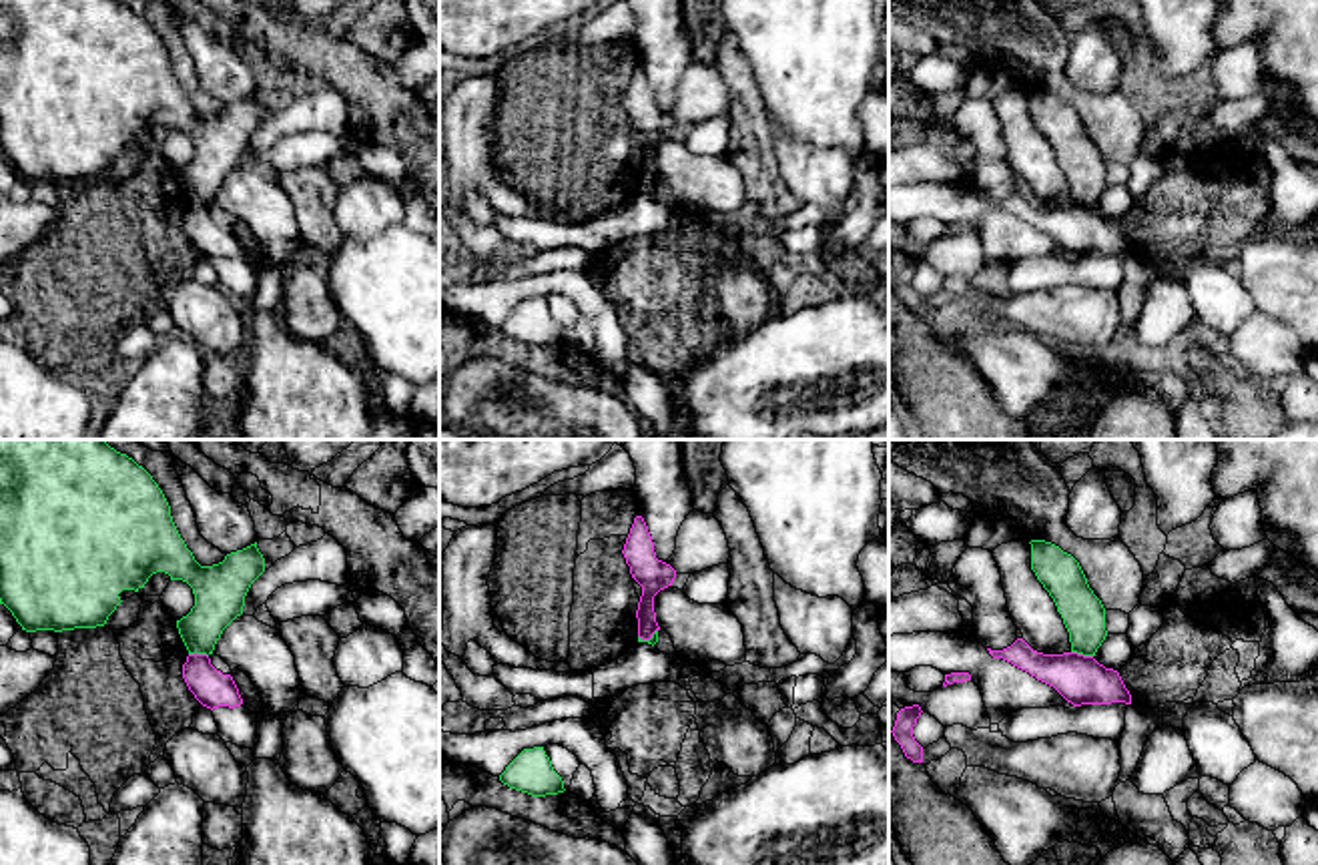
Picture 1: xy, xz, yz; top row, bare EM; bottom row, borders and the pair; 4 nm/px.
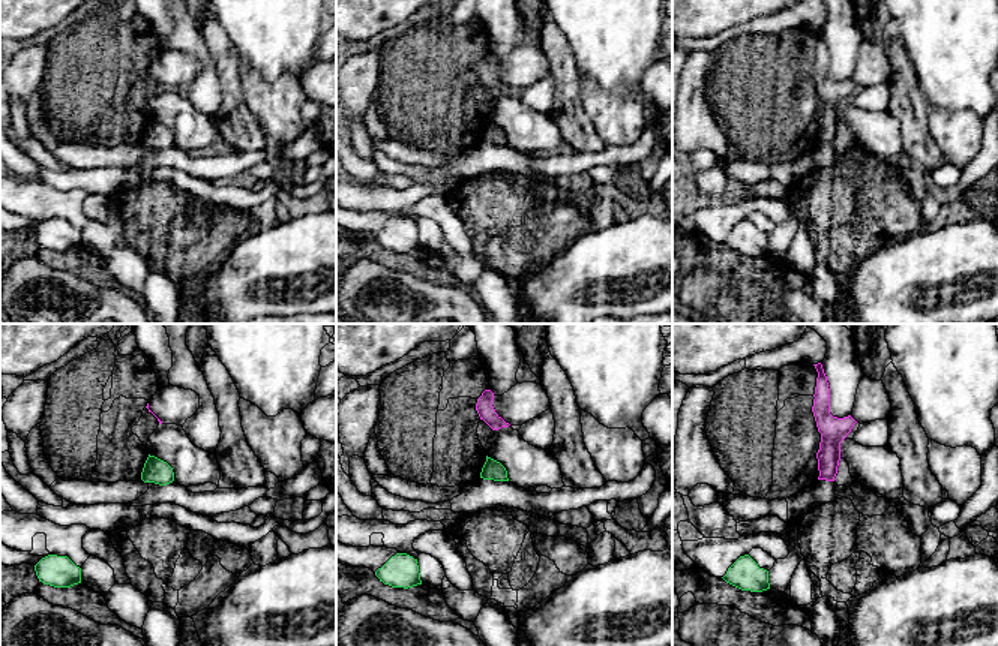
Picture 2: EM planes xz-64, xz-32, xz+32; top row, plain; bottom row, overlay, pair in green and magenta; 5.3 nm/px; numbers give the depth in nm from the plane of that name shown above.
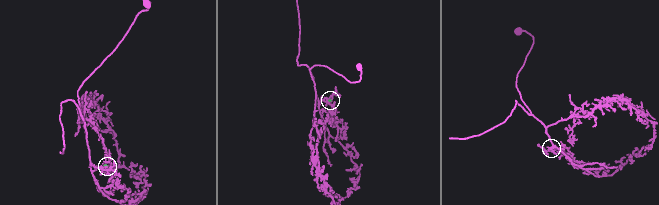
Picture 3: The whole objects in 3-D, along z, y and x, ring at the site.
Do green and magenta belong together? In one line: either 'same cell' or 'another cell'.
another cell

